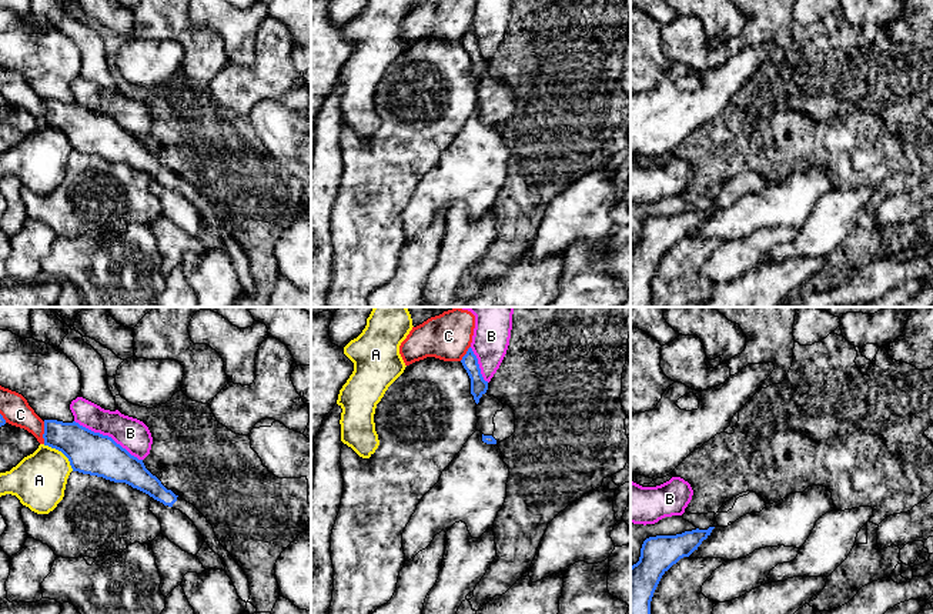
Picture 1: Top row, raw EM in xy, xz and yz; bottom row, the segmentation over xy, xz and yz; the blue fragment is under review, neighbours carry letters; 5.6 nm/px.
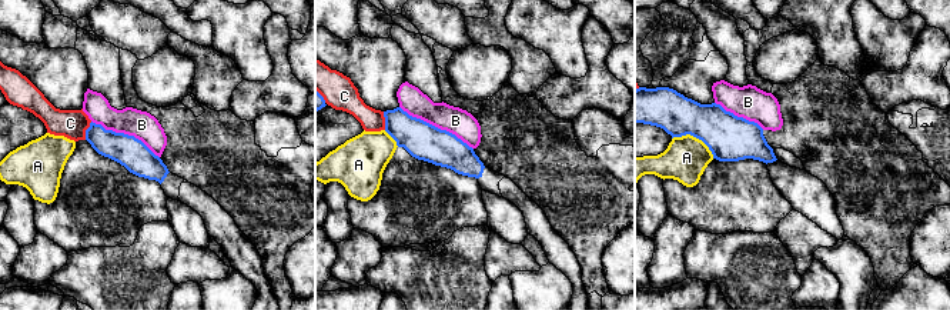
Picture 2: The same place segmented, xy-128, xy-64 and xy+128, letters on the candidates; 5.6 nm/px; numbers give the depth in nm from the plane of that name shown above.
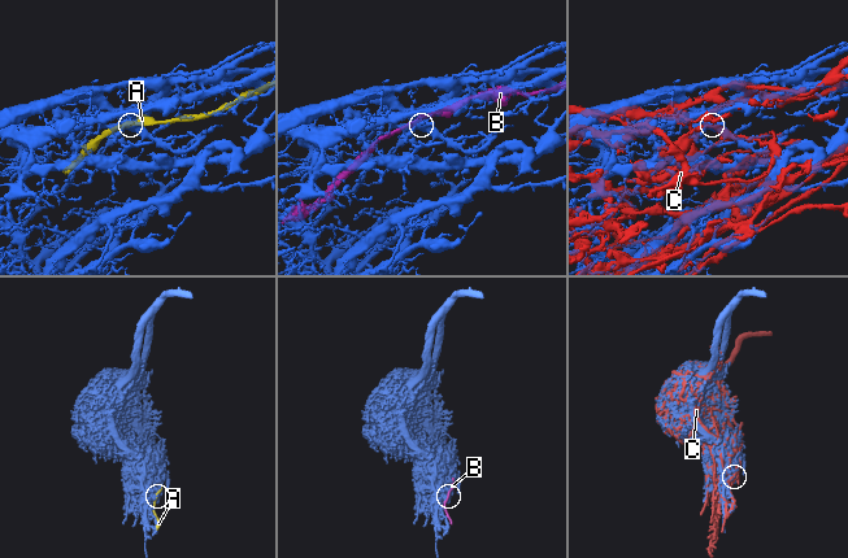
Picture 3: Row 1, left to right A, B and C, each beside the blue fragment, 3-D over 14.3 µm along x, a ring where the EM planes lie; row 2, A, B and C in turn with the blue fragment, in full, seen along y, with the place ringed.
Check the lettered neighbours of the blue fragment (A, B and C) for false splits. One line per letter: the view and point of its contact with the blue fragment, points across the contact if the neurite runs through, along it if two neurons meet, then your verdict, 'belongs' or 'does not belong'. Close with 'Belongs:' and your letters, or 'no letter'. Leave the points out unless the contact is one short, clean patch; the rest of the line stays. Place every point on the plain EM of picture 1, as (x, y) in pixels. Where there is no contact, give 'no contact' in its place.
A: contact xy (62, 132); does not belong
B: contact xy (107, 116); does not belong
C: contact xy (44, 113); does not belong
Belongs: no letter

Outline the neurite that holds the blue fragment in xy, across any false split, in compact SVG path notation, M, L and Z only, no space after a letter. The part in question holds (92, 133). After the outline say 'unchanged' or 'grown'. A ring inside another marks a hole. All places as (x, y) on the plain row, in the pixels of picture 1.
M44 100L43 119L44 126L61 131L68 139L73 151L103 157L114 163L126 163L164 186L185 194L201 213L210 228L223 240L225 253L231 258L238 277L247 283L245 291L250 296L257 293L257 288L248 281L251 271L245 253L220 224L213 206L193 184L175 176L171 170L167 170L146 149L143 140L131 136L111 117L94 113L76 101Z; grown

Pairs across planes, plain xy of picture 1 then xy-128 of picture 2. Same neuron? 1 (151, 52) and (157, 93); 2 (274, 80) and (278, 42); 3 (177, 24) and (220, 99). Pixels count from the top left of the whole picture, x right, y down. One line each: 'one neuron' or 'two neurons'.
1: one neuron
2: one neuron
3: one neuron

